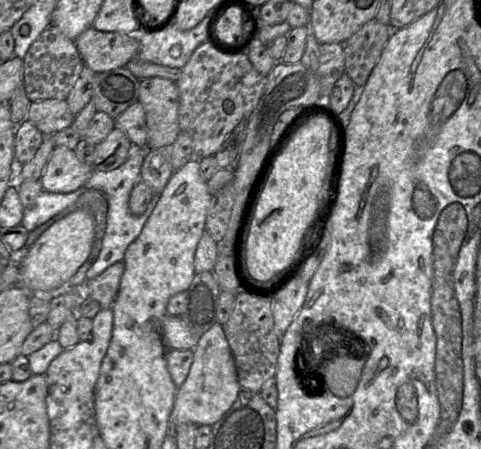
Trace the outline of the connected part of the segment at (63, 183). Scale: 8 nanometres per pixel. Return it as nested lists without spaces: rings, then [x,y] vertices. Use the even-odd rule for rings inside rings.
[[[57,146],[41,177],[43,190],[70,193],[84,186],[93,174],[92,166],[78,159],[74,150]]]

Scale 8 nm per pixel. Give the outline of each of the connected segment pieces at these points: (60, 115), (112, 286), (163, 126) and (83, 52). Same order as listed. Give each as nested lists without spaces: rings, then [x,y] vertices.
[[[47,99],[32,102],[27,114],[42,134],[55,134],[74,122],[75,115],[71,112],[66,100]]]
[[[119,261],[108,267],[96,278],[85,282],[86,290],[90,297],[100,304],[101,309],[108,309],[113,306],[119,291],[124,269],[124,262]]]
[[[152,77],[140,80],[139,100],[144,107],[147,125],[147,144],[145,150],[171,147],[180,133],[179,90],[177,84],[169,79]]]
[[[86,29],[75,40],[77,50],[86,66],[96,73],[125,67],[140,51],[139,34],[103,32]]]

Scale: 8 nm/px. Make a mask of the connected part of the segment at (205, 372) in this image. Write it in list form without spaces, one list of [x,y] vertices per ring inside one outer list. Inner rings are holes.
[[[216,322],[203,333],[193,349],[194,359],[184,383],[178,387],[171,412],[171,432],[182,423],[214,425],[231,408],[242,389],[223,324]]]

